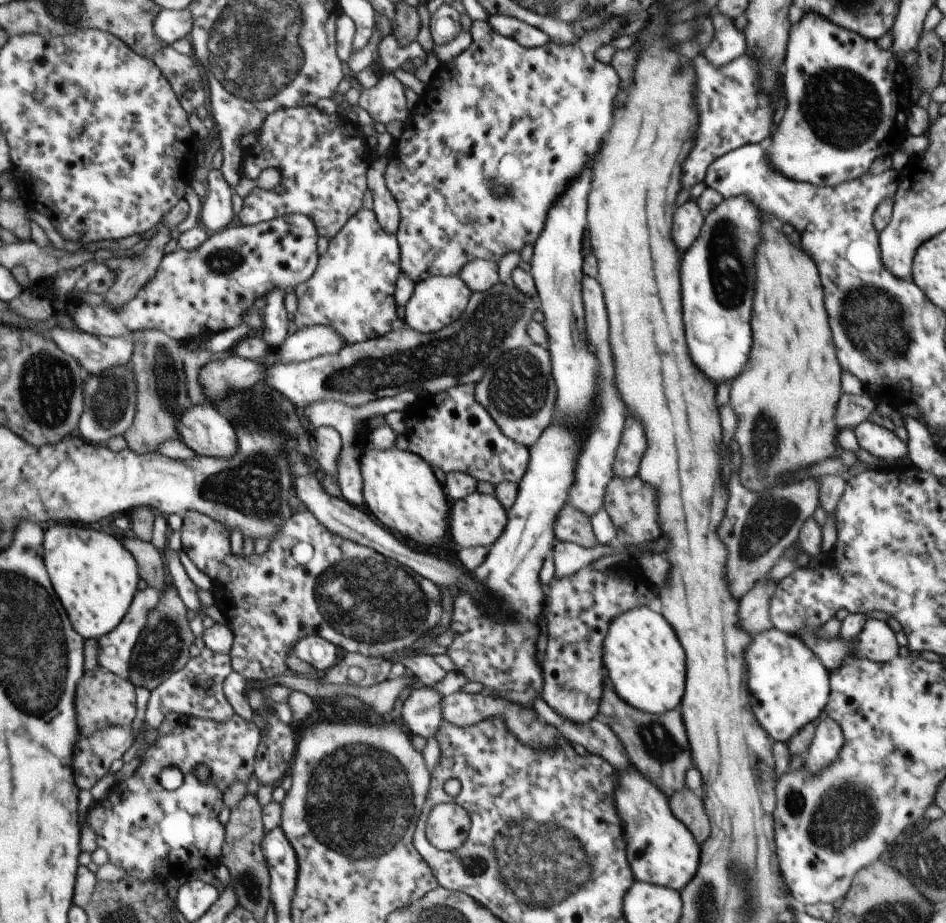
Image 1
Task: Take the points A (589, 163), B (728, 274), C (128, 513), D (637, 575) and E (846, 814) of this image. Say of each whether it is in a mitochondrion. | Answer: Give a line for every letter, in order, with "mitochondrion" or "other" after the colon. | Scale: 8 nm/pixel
A: other
B: mitochondrion
C: other
D: other
E: mitochondrion

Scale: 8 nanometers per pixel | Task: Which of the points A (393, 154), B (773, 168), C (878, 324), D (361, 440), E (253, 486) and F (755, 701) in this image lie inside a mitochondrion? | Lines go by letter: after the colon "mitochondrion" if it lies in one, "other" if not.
A: other
B: other
C: mitochondrion
D: other
E: mitochondrion
F: other

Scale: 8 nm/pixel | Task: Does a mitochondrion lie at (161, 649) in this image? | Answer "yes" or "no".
yes

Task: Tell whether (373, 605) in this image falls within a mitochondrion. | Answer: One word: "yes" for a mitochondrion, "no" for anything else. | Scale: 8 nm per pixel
yes

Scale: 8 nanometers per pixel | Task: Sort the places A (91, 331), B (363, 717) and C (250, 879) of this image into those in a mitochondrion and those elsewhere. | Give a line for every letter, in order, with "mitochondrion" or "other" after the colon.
A: other
B: other
C: mitochondrion

